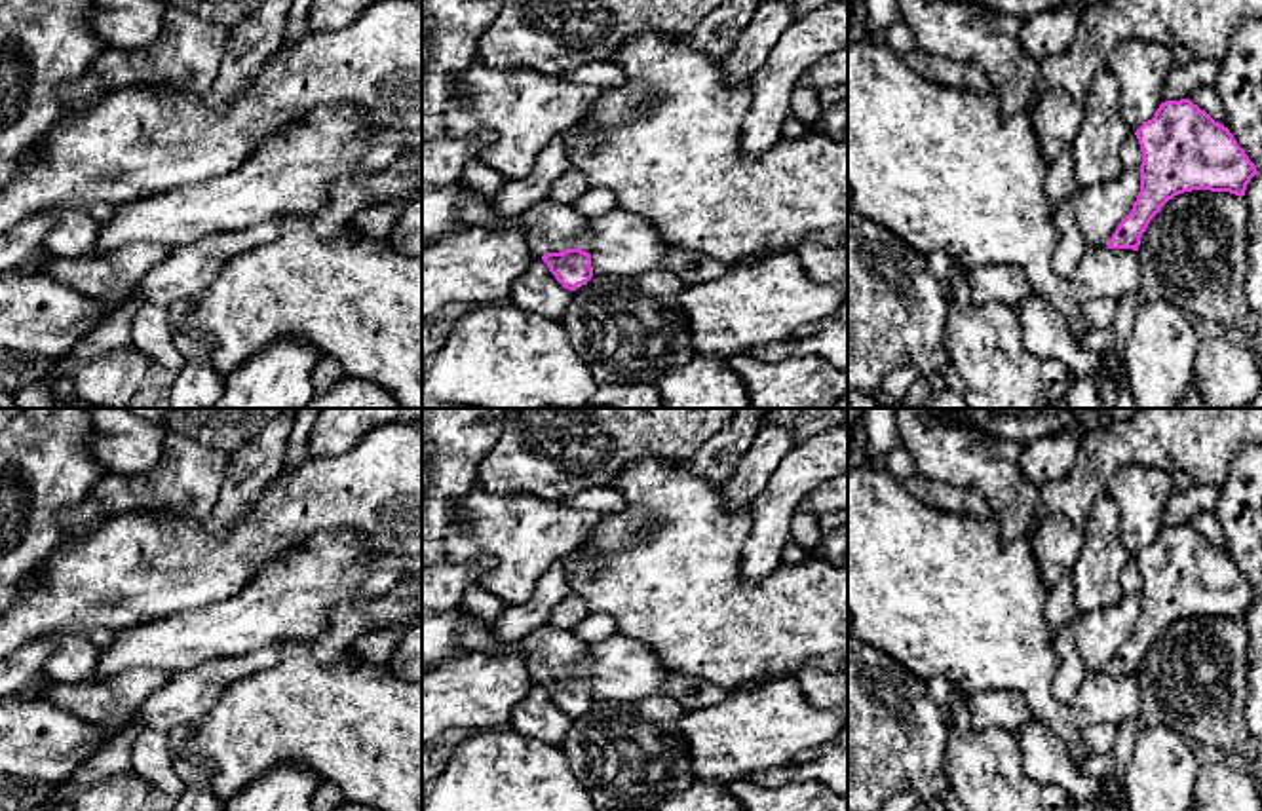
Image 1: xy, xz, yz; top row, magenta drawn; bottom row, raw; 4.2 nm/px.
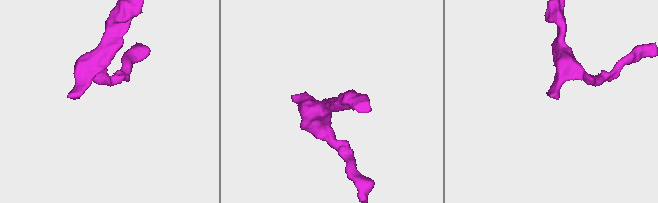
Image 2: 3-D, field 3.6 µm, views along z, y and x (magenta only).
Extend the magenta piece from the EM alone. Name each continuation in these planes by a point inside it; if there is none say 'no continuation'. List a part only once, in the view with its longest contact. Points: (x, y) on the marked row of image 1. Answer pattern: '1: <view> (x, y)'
1: xz (550, 226)

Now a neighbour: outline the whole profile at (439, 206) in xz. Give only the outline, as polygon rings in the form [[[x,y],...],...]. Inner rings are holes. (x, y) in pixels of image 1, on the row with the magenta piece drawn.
[[[458,182],[422,190],[422,243],[462,226],[458,201]]]

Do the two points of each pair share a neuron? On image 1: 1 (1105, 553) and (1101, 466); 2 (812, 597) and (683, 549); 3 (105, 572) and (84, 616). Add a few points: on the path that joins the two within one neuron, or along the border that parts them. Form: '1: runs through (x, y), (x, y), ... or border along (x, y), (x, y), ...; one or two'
1: border along (1107, 492), (1095, 502), (1082, 528); two
2: runs through (780, 599), (730, 597), (715, 582); one
3: runs through (94, 584), (84, 593), (84, 604); one

